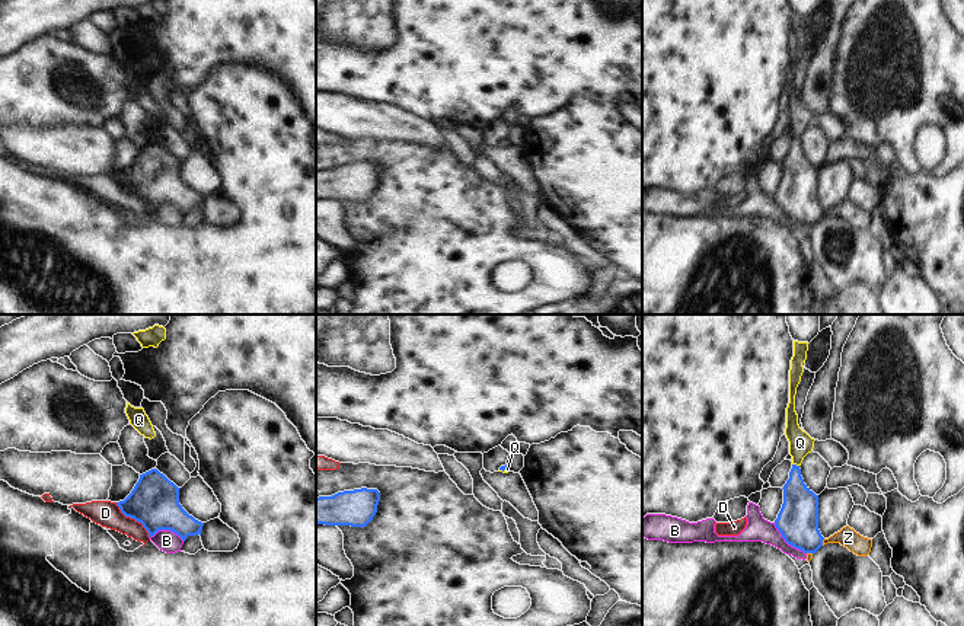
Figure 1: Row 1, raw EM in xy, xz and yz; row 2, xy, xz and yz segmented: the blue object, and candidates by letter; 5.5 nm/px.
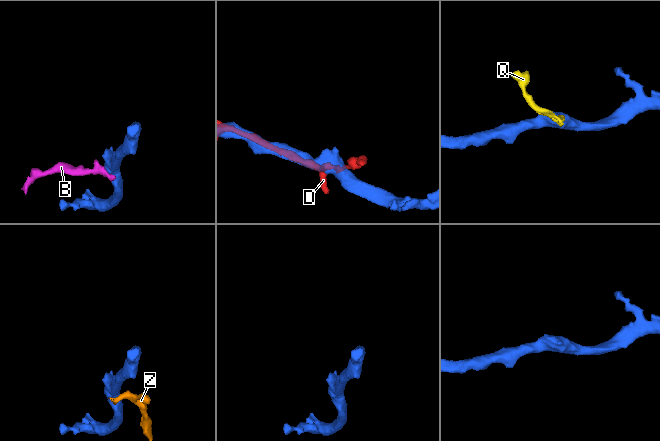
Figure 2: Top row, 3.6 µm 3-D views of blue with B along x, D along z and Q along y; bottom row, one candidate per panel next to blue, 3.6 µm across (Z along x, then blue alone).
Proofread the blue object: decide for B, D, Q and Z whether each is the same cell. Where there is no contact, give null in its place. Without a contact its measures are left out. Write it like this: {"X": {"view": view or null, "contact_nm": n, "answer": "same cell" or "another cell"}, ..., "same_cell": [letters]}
{"B": {"view": "yz", "contact_nm": 260, "answer": "another cell"}, "D": {"view": "xy", "contact_nm": 280, "answer": "another cell"}, "Q": {"view": "yz", "contact_nm": 40, "answer": "same cell"}, "Z": {"view": "yz", "contact_nm": 40, "answer": "another cell"}, "same_cell": ["Q"]}

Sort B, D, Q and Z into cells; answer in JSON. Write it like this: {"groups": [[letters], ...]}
{"groups": [["B", "Z"], ["D"], ["Q"]]}

